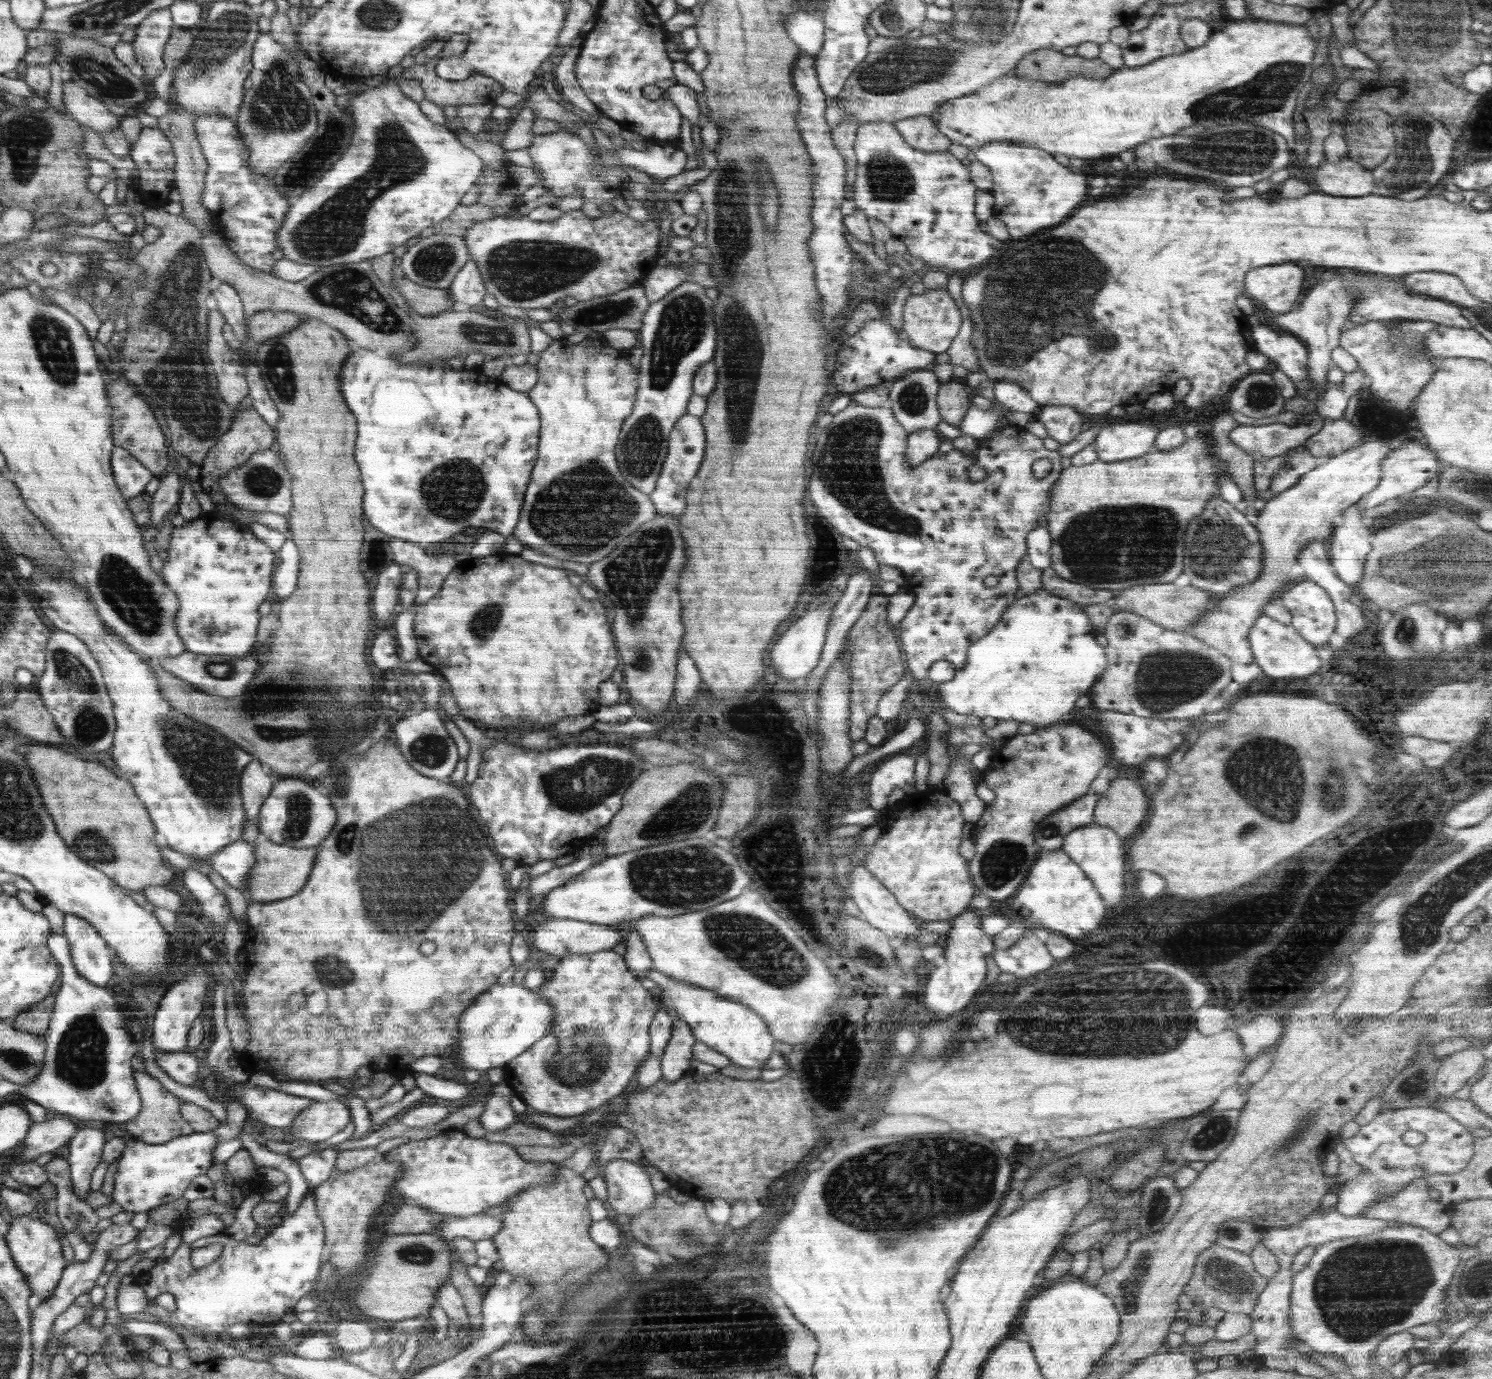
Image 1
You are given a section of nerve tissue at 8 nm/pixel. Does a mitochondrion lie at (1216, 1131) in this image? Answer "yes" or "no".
yes

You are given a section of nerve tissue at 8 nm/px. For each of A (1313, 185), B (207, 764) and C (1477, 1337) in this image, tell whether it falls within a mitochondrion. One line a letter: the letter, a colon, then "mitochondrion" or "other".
A: other
B: mitochondrion
C: other

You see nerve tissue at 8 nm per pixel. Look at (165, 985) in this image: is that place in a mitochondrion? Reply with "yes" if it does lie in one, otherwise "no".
no

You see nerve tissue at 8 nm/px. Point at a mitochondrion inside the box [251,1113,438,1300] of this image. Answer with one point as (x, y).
(415, 1253)

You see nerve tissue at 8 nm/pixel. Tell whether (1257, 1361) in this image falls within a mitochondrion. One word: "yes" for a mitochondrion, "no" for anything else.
no

